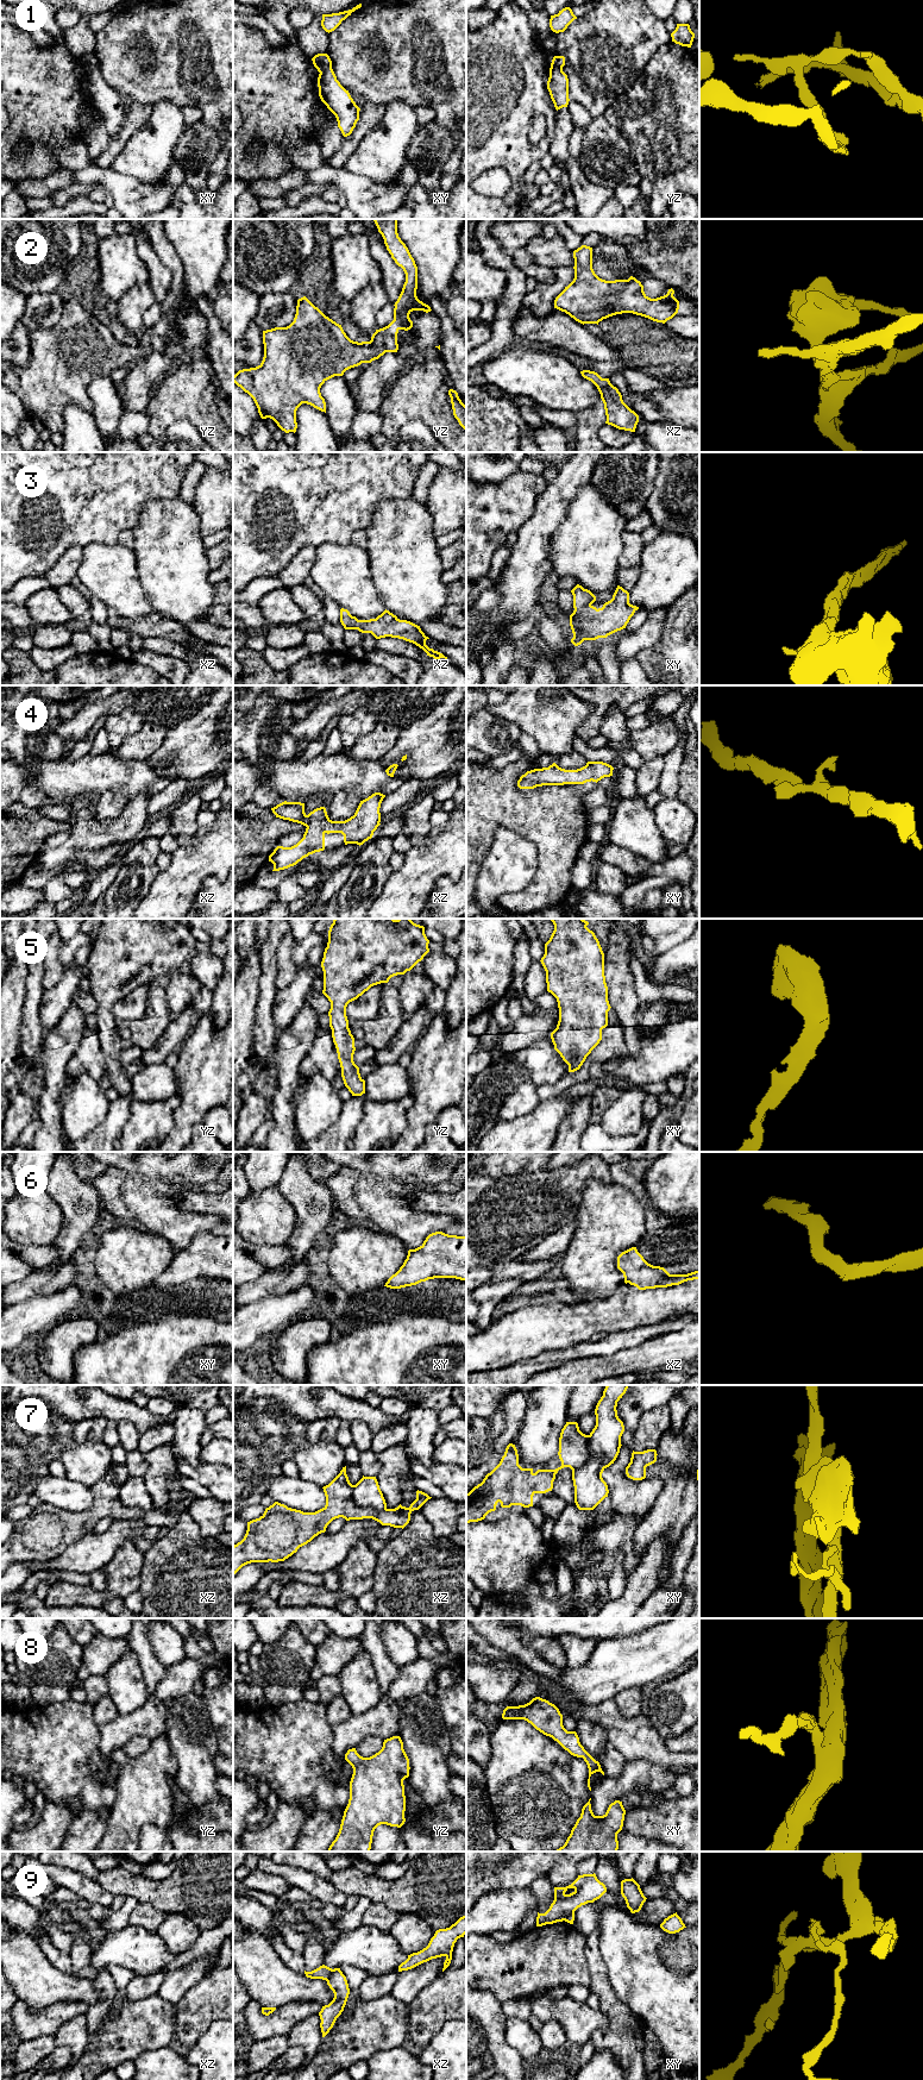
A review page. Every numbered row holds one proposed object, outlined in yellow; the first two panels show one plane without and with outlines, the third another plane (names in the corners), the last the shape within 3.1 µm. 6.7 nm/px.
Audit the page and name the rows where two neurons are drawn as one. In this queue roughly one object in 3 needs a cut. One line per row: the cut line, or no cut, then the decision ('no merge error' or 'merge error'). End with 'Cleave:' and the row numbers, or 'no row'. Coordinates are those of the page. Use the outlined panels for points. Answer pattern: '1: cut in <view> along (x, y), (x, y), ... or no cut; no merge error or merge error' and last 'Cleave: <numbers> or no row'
1: cut in xy along (331, 66), (320, 73); merge error
2: no cut; no merge error
3: no cut; no merge error
4: no cut; no merge error
5: no cut; no merge error
6: no cut; no merge error
7: cut in xz along (352, 1486), (352, 1499), (358, 1505), (385, 1509); merge error
8: no cut; no merge error
9: cut in xz along (339, 1969), (336, 1969), (325, 1979); merge error
Cleave: 1, 7, 9

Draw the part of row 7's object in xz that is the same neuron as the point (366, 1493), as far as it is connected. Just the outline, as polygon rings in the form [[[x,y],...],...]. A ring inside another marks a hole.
[[[364,1477],[353,1486],[353,1502],[360,1508],[387,1509],[387,1503],[376,1477]]]

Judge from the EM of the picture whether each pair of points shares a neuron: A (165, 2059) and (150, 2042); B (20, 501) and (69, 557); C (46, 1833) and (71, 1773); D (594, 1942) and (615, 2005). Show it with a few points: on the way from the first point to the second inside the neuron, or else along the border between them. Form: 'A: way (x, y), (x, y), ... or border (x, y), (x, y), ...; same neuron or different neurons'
A: border (168, 2046), (150, 2052), (142, 2052), (132, 2060); different neurons
B: border (82, 546), (70, 546), (46, 571); different neurons
C: border (46, 1800), (77, 1798), (82, 1810); different neurons
D: way (594, 1958), (598, 1969), (600, 1985), (604, 1990); same neuron

